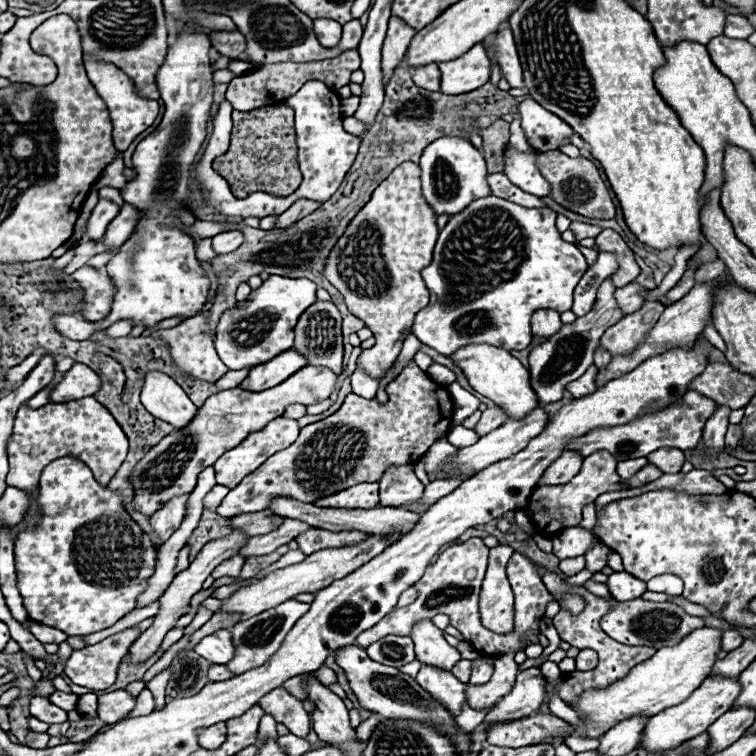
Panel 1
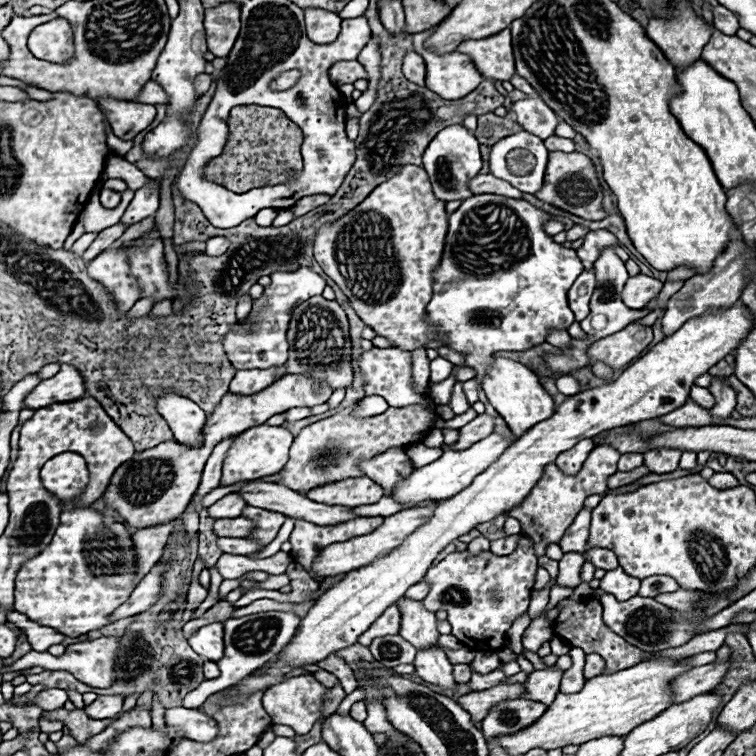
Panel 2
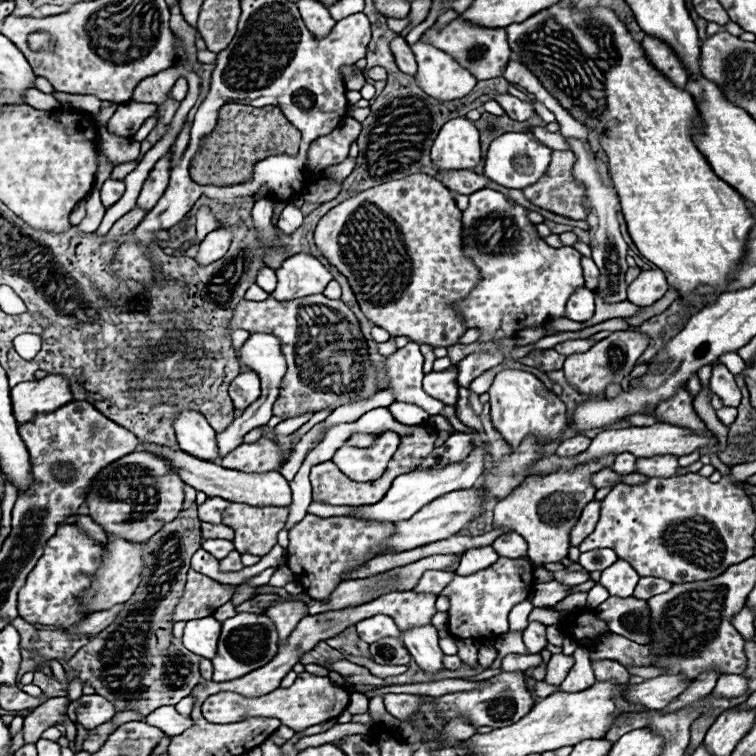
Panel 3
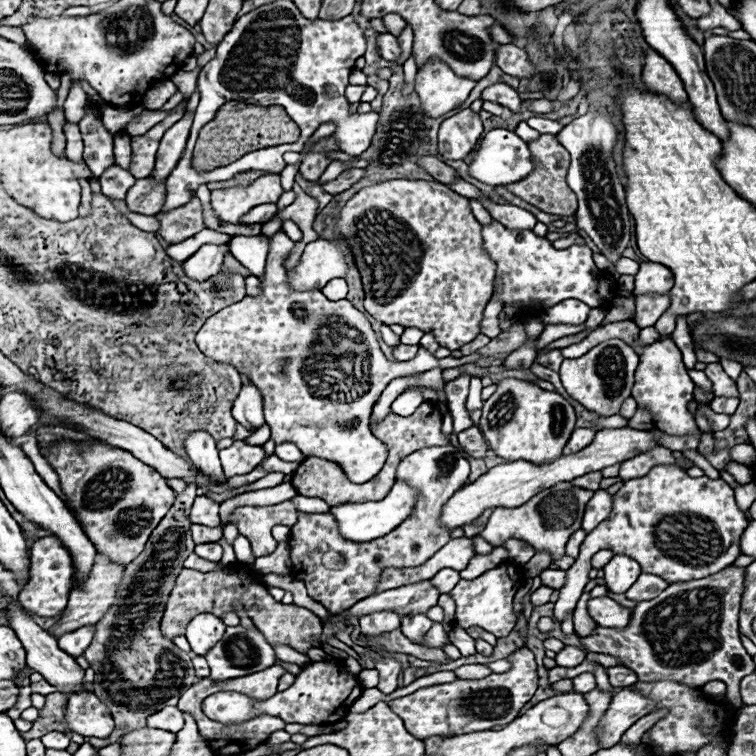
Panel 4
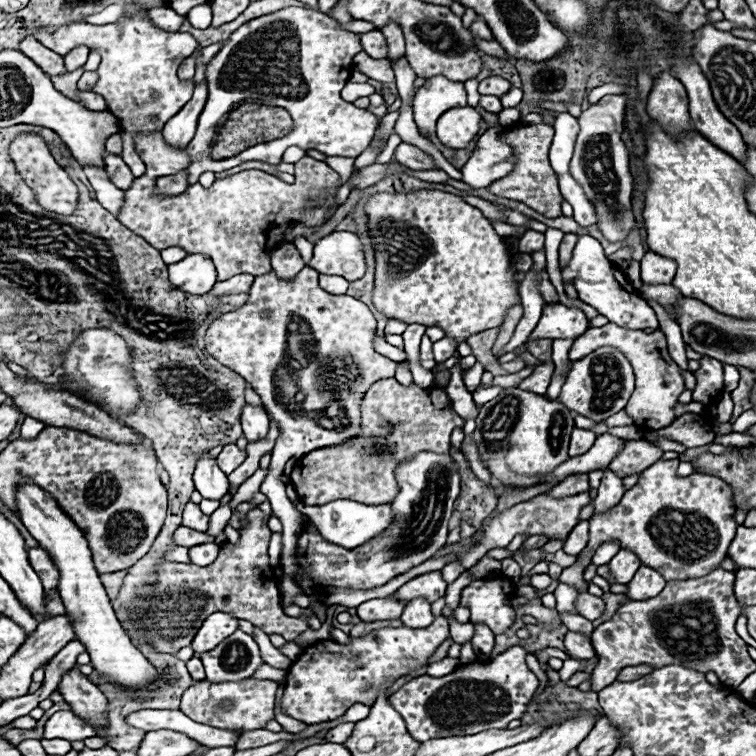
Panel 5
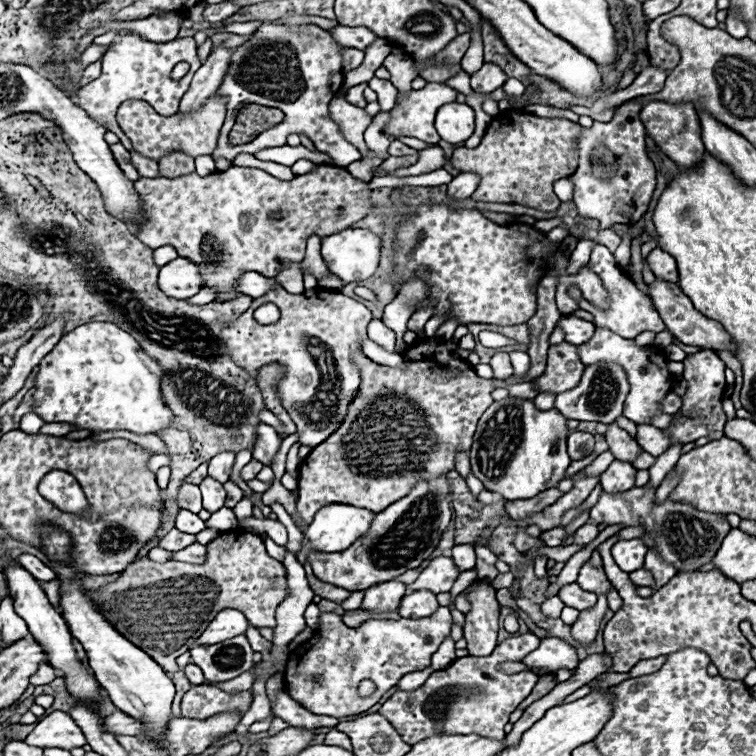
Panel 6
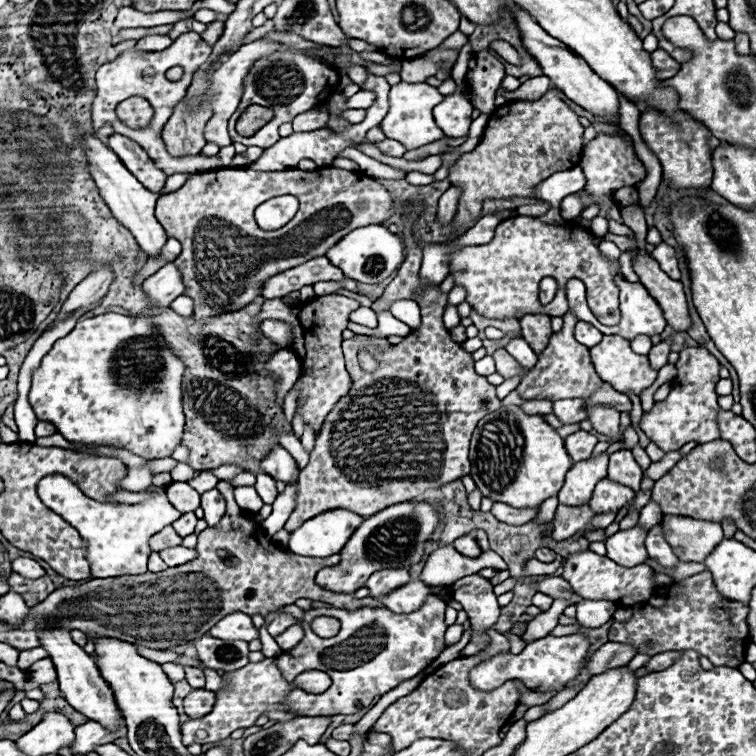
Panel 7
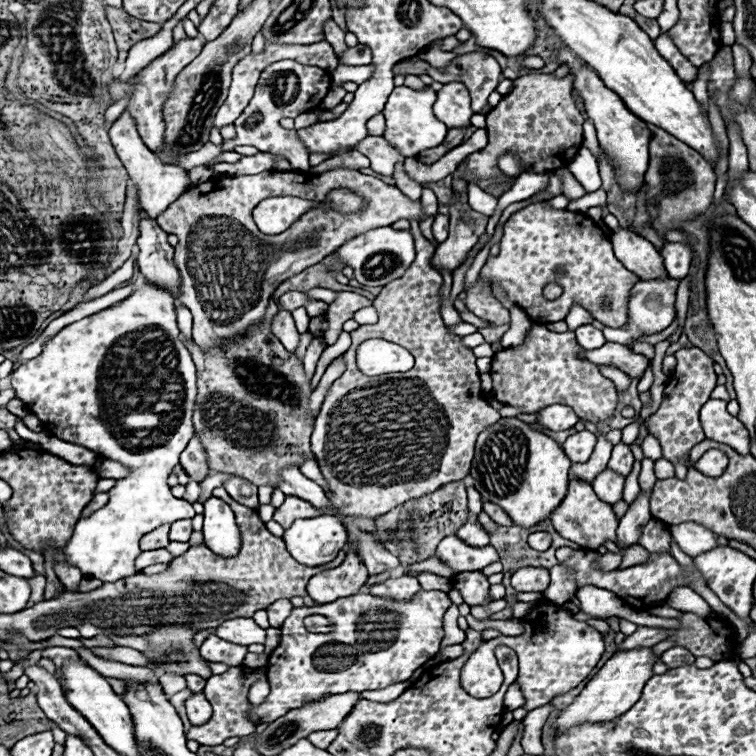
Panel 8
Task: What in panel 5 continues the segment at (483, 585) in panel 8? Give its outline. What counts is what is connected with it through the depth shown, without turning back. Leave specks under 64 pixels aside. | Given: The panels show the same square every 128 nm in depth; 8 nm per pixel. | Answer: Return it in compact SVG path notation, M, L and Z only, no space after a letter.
M474 624L474 636L470 640L478 658L488 658L494 648L494 634L486 624Z

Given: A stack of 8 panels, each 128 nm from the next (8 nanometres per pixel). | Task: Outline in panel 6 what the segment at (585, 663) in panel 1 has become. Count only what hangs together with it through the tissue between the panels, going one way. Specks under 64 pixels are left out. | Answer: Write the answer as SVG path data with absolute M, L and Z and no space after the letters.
M658 656L658 658L650 658L650 660L640 660L632 670L630 670L630 676L642 676L644 672L656 672L658 668L662 668L664 660L668 656Z

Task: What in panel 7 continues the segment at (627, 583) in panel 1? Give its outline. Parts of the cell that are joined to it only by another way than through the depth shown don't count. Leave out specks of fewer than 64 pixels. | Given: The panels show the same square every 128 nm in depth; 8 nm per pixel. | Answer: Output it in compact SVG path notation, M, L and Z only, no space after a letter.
M640 524L630 530L618 530L606 540L606 556L620 566L636 566L646 562L648 554L644 548L644 538L646 530Z

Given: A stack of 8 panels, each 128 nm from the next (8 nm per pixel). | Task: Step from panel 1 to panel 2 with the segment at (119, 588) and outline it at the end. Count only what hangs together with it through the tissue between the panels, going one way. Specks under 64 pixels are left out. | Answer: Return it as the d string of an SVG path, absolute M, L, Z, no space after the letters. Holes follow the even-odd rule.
M64 452L62 456L54 456L48 460L40 472L44 486L60 496L60 500L72 500L84 490L88 484L88 468L80 454ZM64 508L60 516L60 526L52 538L52 544L34 556L20 568L16 576L16 602L14 610L28 616L28 620L58 630L64 636L76 638L98 630L108 622L108 616L132 594L132 540L130 530L116 522L112 516L102 516L88 508Z

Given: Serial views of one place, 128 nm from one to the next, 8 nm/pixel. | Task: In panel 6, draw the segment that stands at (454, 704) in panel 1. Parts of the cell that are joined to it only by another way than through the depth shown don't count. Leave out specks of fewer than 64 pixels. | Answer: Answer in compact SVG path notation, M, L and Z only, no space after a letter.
M416 590L416 592L408 592L400 600L398 612L402 618L420 618L420 616L430 616L436 608L438 608L436 594L428 590Z

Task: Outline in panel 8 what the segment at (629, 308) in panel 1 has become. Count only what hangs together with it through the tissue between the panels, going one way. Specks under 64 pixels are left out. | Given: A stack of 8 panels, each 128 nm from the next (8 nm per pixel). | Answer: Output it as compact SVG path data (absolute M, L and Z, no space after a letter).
M668 242L662 248L662 258L664 258L664 266L668 270L668 276L682 280L690 272L692 248L682 242Z

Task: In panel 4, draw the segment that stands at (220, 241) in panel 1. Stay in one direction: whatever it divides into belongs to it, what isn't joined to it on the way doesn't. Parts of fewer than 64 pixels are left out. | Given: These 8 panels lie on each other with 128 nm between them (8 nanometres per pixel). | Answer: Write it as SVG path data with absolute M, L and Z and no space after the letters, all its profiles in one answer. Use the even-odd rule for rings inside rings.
M270 204L270 206L258 206L258 208L254 208L254 212L252 214L248 214L248 216L244 216L244 220L242 220L242 224L258 224L258 222L268 222L274 214L276 214L276 204ZM204 244L194 256L190 256L184 264L182 270L190 280L196 282L204 282L212 276L216 276L220 272L222 260L224 260L224 252L228 250L228 246L214 246L214 244Z

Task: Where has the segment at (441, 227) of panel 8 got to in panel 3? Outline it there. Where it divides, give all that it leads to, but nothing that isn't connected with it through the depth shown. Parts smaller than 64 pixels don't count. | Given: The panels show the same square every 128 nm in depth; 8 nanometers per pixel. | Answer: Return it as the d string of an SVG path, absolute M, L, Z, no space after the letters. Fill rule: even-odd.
M506 132L492 140L486 154L484 176L506 188L518 188L518 190L526 188L528 184L534 184L544 174L544 168L548 168L550 152L552 152L550 148L534 142L524 132ZM522 160L524 160L524 166L520 166Z

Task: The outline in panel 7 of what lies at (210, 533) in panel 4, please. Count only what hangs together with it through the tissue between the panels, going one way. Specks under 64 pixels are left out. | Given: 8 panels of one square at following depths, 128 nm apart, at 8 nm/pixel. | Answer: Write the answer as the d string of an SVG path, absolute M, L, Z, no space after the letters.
M168 526L168 528L160 530L158 534L154 534L154 536L150 538L150 550L160 552L160 550L164 550L164 548L178 546L180 542L182 542L182 538L180 538L180 536L176 536L176 532L174 532L174 528L172 528L172 526Z

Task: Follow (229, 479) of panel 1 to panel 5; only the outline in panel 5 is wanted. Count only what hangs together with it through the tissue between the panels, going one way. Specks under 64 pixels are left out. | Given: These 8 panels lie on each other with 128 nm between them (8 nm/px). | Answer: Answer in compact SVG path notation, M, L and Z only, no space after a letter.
M228 444L228 446L224 446L222 452L218 454L216 464L220 466L220 470L222 470L224 474L230 474L234 468L238 468L238 466L244 462L244 458L246 458L246 452L238 450L236 444Z

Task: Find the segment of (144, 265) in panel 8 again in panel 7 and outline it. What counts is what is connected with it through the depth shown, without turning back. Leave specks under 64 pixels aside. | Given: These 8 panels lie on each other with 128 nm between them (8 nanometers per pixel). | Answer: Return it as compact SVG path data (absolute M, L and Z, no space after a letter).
M84 134L86 138L86 152L88 152L88 168L100 188L100 194L104 198L104 202L108 204L108 208L112 210L112 214L134 234L140 250L152 258L152 256L160 256L168 236L164 232L164 228L158 224L158 220L154 218L154 204L158 196L152 196L152 192L148 192L126 168L124 164L118 160L118 156L106 146L102 144L96 136L92 134Z

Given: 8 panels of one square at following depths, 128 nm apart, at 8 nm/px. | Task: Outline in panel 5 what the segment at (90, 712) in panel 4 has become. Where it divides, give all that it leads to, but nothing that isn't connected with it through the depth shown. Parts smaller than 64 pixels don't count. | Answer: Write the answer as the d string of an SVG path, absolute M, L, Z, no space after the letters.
M60 710L54 716L48 718L46 726L44 726L44 738L52 740L52 738L62 738L68 742L76 742L76 740L86 740L96 736L96 730L88 724L84 724L84 720L80 720L72 710Z

